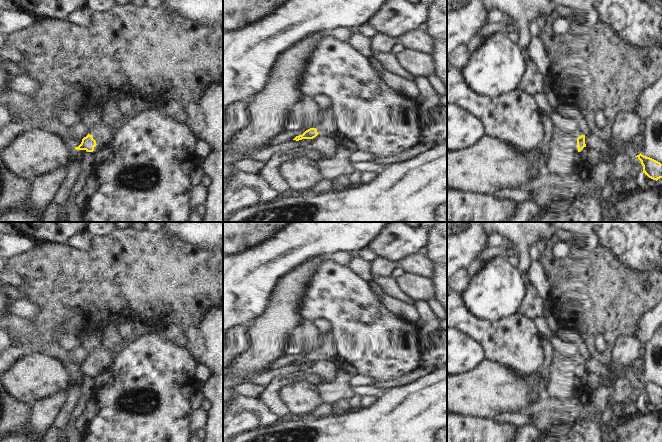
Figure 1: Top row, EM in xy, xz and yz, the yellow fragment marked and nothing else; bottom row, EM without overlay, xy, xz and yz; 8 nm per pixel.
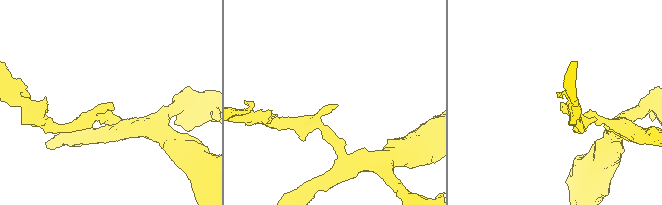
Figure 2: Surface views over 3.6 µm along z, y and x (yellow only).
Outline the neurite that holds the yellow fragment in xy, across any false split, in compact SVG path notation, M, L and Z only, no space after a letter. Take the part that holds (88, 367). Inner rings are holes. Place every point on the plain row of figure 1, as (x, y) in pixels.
M121 340L118 341L112 348L107 348L103 344L99 344L92 358L88 358L84 361L81 368L78 371L75 371L75 373L93 376L96 369L98 369L101 373L107 372L116 358L112 354L114 352L118 354L123 349L124 345Z

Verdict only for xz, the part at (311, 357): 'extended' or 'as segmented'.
extended

